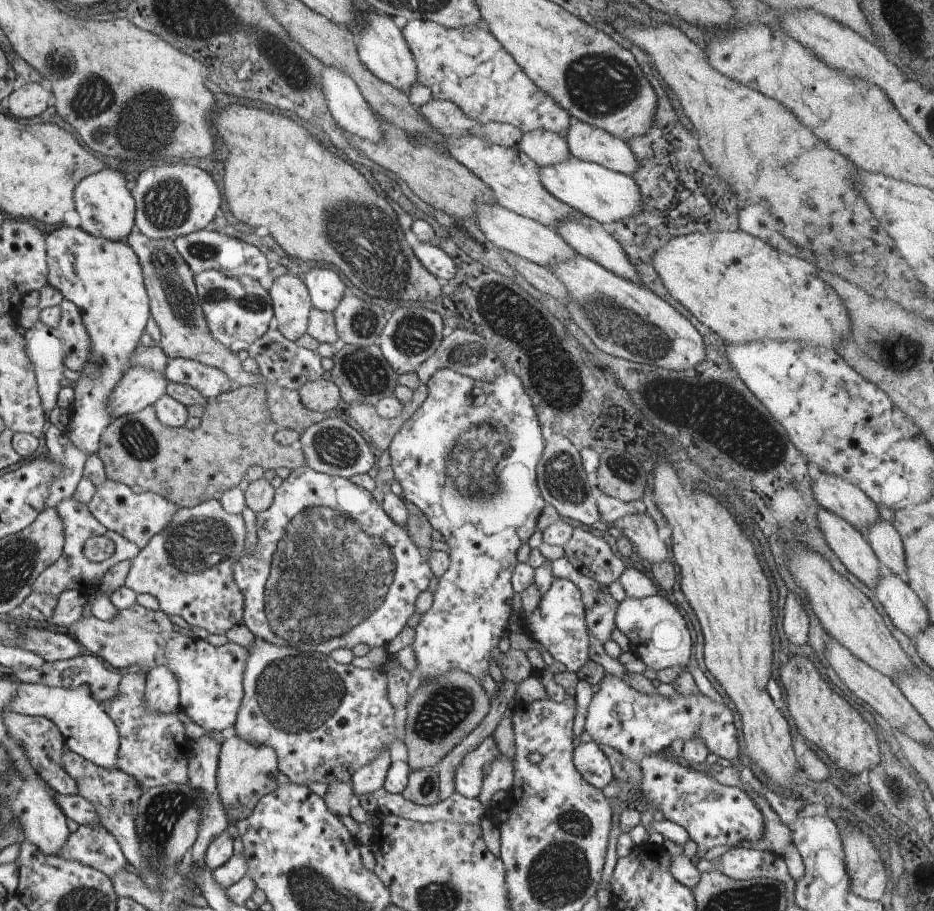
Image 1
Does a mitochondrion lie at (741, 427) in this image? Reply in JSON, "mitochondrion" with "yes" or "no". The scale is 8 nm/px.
{"mitochondrion":"yes"}

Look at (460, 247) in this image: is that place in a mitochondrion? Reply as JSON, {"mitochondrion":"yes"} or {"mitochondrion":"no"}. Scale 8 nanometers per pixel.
{"mitochondrion":"no"}

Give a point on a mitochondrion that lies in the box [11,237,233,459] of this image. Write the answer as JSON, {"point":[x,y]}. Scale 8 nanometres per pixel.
{"point":[180,305]}

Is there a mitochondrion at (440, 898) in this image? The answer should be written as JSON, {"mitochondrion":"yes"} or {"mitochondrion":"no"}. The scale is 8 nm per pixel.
{"mitochondrion":"yes"}

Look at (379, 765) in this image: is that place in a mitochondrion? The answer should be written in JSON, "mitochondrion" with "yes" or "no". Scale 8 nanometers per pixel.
{"mitochondrion":"no"}

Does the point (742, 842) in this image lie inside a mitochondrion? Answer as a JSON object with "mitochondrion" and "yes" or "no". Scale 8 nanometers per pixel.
{"mitochondrion":"no"}

